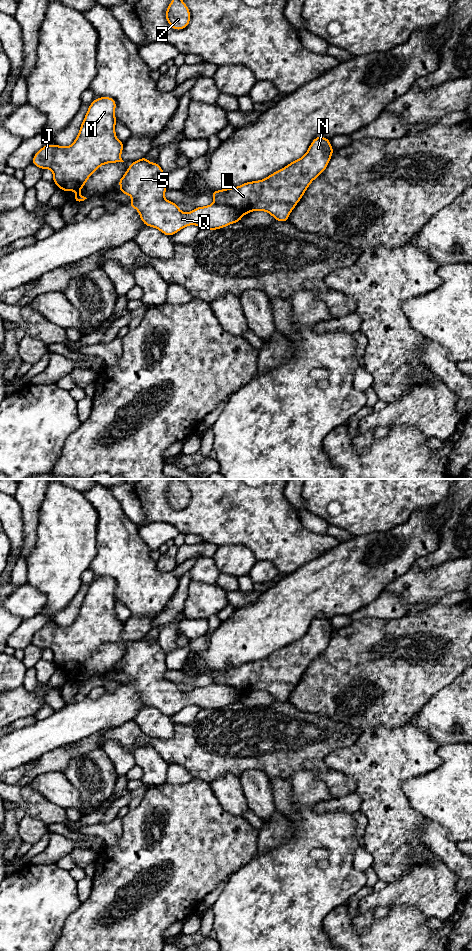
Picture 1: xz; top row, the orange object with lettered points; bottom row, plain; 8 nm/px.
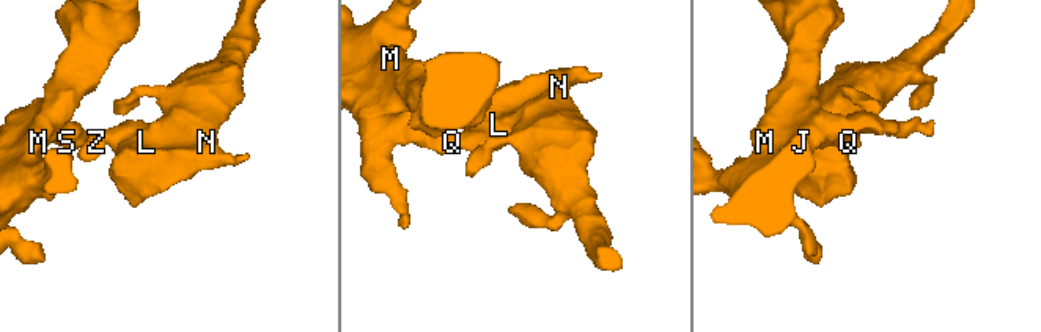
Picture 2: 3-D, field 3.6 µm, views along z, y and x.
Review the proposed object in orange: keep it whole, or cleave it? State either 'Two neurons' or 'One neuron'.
Two neurons

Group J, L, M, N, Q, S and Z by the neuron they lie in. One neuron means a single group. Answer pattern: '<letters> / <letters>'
J M Q S Z / L N

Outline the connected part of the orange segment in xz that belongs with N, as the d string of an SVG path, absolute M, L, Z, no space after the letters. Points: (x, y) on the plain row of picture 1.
M317 616L304 636L272 653L265 659L243 663L238 667L213 671L210 674L214 678L214 684L235 688L243 695L252 691L265 691L272 695L275 701L287 702L290 693L303 677L308 666L327 648L333 631L330 619Z

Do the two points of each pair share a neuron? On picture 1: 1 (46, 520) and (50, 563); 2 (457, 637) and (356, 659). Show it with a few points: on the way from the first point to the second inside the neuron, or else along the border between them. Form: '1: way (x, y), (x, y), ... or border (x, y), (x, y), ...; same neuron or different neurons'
1: way (50, 531), (50, 552); same neuron
2: way (432, 647), (418, 655), (381, 653); same neuron

